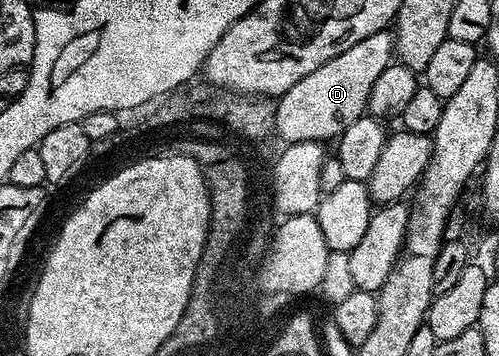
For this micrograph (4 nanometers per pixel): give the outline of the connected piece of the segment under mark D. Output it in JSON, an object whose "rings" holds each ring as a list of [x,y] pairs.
{"rings":[[[379,32],[360,40],[360,44],[352,44],[352,48],[348,48],[348,52],[340,52],[340,56],[320,64],[320,68],[316,68],[316,72],[304,76],[304,80],[300,80],[296,84],[292,84],[292,88],[288,88],[288,92],[277,99],[274,112],[274,129],[277,137],[282,137],[283,143],[286,144],[292,142],[325,143],[326,138],[337,139],[338,135],[344,132],[344,128],[348,128],[348,124],[352,124],[367,113],[372,84],[376,84],[380,72],[384,72],[384,68],[388,68],[392,64],[394,57],[393,33]]]}

